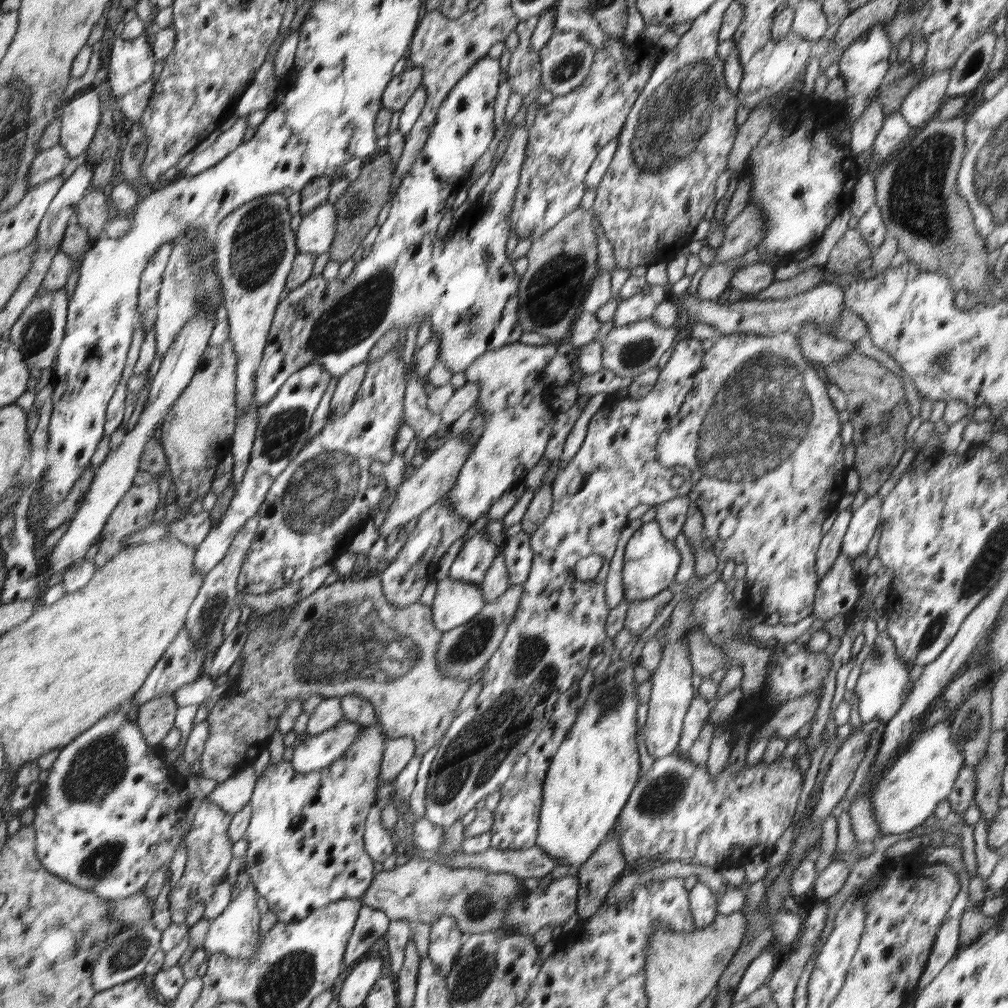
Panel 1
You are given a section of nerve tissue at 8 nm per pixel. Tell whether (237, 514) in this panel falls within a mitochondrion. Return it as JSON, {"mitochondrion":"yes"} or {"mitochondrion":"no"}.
{"mitochondrion":"no"}

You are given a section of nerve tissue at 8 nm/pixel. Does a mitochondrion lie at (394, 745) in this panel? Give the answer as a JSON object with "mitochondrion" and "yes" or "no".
{"mitochondrion":"no"}

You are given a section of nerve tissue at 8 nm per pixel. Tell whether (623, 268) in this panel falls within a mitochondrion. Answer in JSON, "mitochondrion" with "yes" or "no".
{"mitochondrion":"no"}

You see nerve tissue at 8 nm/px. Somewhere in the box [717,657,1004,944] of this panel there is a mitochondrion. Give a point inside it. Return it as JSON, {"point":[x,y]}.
{"point":[969,728]}

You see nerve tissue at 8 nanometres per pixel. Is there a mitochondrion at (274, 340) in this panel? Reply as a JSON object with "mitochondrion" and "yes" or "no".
{"mitochondrion":"no"}

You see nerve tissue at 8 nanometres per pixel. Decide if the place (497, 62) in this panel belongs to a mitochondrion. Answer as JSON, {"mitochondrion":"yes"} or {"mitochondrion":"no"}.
{"mitochondrion":"no"}

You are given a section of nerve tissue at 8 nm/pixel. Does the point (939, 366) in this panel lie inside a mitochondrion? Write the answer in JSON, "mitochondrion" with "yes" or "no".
{"mitochondrion":"yes"}

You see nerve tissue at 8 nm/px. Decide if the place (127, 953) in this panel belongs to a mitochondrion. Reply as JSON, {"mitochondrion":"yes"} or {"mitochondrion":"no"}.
{"mitochondrion":"yes"}

